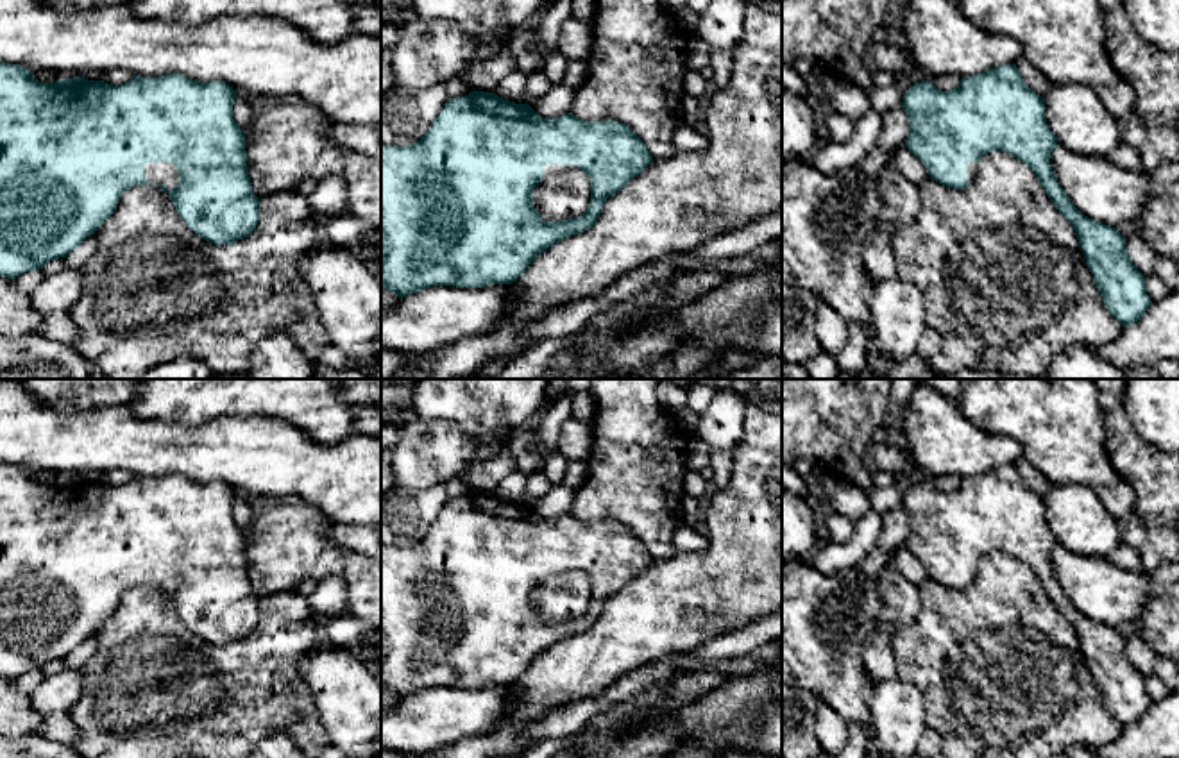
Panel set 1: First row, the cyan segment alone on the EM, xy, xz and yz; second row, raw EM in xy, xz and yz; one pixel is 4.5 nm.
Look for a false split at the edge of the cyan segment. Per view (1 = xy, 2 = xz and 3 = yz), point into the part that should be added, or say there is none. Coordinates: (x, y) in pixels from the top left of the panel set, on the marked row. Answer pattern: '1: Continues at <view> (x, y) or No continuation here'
1: Continues at xy (165, 174)
2: Continues at xz (550, 170)
3: Continues at yz (974, 167)

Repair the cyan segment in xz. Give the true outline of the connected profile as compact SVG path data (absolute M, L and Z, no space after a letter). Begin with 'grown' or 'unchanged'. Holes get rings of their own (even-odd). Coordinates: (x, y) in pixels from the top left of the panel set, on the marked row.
grown; M485 91L449 98L417 143L381 143L381 288L403 299L433 286L512 284L549 247L590 229L605 202L651 161L653 156L642 139L628 125L614 120L583 122L573 113L549 120L528 104ZM573 170L583 170L590 179L587 211L571 220L544 222L533 206L533 190L544 177Z

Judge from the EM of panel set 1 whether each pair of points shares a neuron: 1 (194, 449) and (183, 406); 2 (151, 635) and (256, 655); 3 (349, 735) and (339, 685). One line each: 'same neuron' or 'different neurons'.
1: different neurons
2: same neuron
3: same neuron

